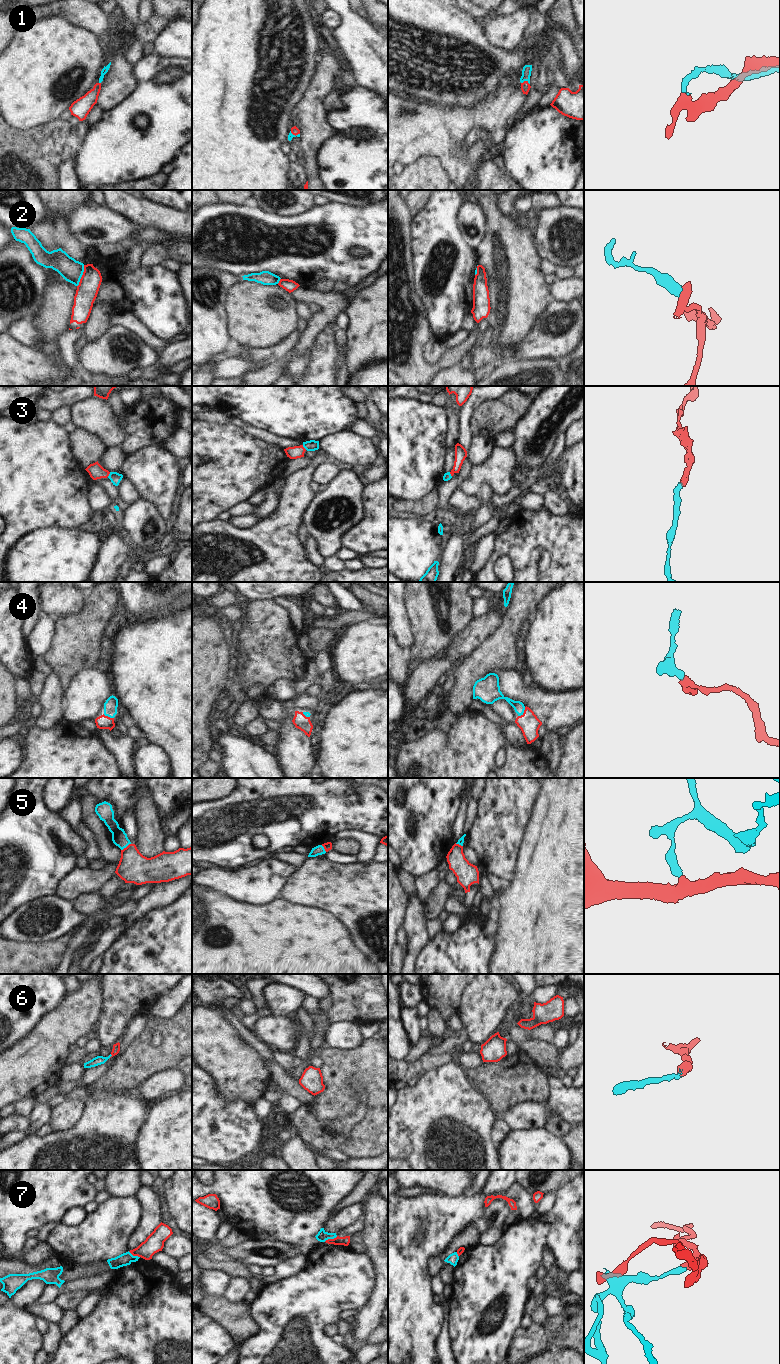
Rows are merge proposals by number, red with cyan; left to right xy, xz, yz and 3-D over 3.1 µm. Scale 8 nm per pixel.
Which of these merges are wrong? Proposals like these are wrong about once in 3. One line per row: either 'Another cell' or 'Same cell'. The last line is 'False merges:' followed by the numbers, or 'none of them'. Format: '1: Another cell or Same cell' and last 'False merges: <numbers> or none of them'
1: Same cell
2: Another cell
3: Same cell
4: Same cell
5: Another cell
6: Same cell
7: Another cell
False merges: 2, 5, 7.

